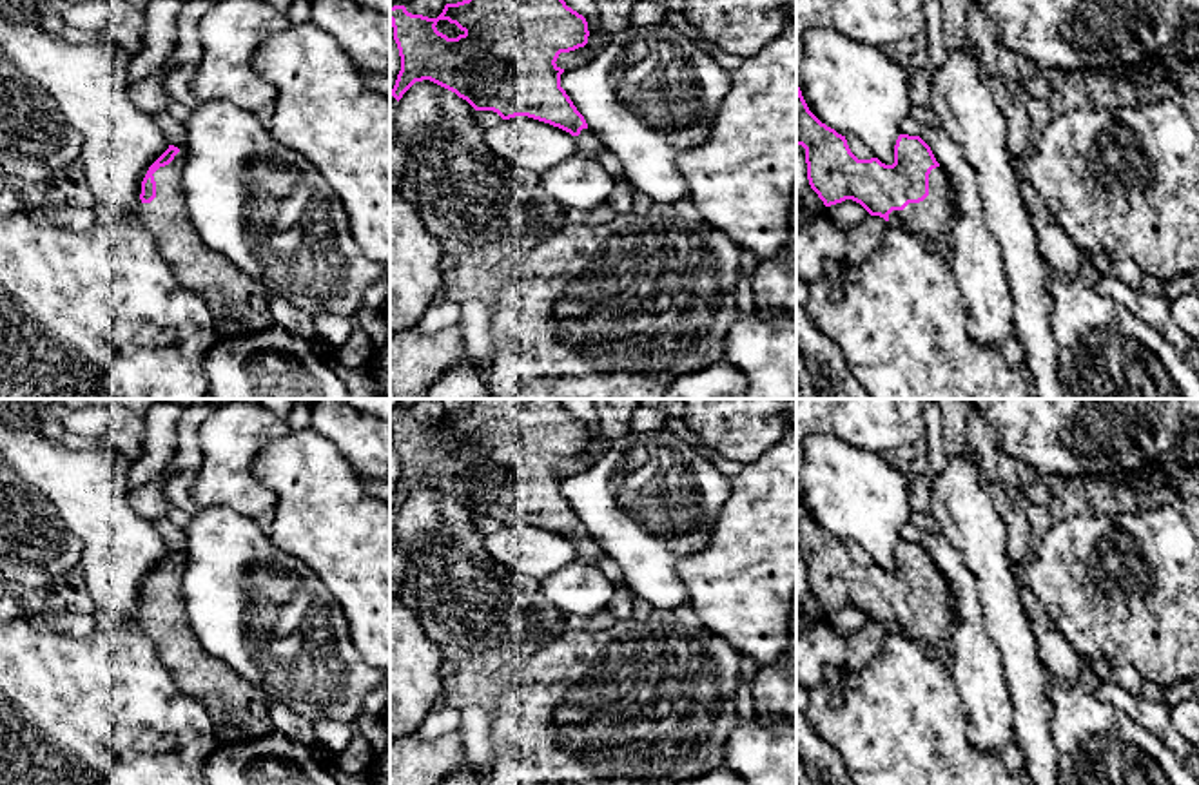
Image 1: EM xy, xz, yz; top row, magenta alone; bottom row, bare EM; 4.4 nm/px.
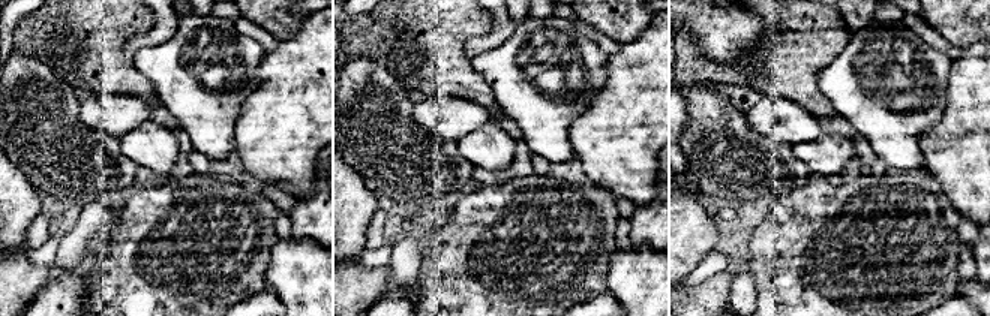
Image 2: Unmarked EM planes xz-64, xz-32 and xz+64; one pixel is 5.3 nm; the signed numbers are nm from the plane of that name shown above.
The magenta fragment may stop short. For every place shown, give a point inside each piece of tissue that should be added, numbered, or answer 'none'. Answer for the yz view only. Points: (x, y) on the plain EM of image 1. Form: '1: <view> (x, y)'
1: yz (933, 624)

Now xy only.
1: xy (238, 711)

